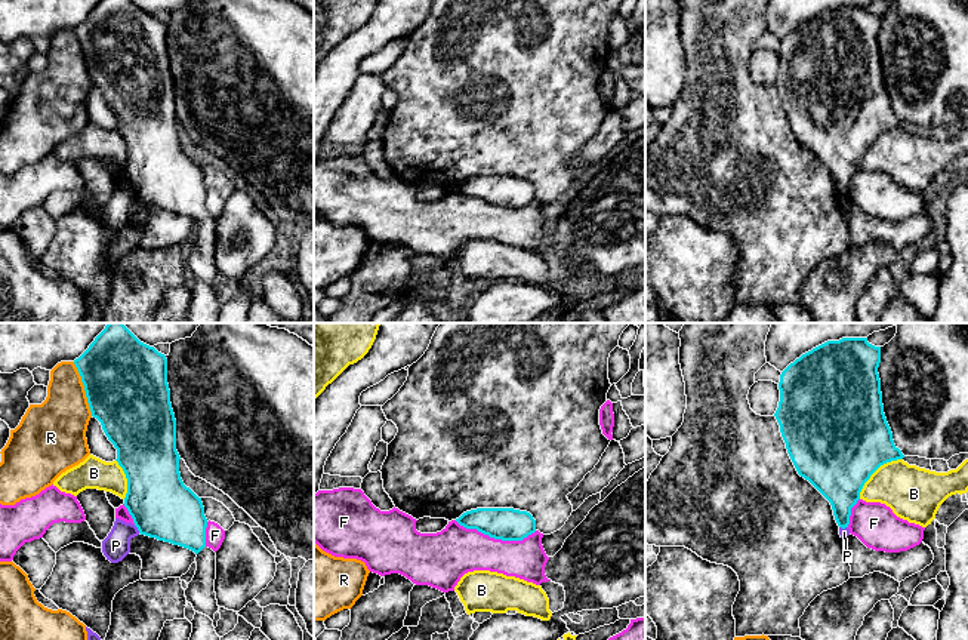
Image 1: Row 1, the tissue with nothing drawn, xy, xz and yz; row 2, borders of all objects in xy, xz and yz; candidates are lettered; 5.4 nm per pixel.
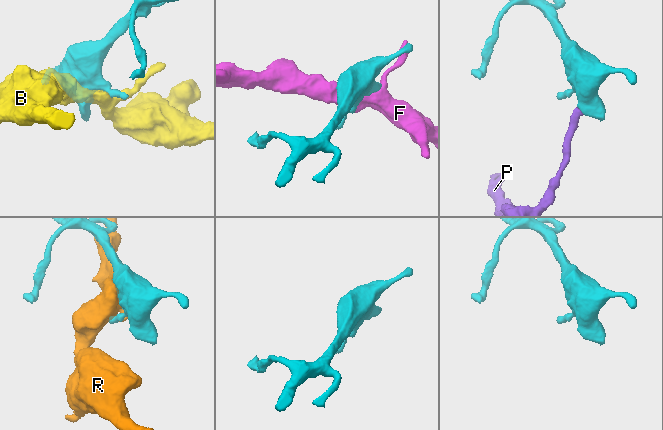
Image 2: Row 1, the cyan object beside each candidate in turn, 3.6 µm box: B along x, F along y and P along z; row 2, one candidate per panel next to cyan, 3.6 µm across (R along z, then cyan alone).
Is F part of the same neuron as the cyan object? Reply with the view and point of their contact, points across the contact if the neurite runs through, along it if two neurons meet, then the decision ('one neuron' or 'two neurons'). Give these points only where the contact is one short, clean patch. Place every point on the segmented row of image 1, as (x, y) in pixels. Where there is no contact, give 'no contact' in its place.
xz (496, 538) | two neurons

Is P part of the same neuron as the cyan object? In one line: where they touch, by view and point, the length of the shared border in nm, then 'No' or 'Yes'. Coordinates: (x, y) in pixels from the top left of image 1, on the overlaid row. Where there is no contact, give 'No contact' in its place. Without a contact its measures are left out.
Touches cyan at xy (138, 529). Shared border 60 nm. No

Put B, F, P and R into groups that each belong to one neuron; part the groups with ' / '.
B / F / P / R

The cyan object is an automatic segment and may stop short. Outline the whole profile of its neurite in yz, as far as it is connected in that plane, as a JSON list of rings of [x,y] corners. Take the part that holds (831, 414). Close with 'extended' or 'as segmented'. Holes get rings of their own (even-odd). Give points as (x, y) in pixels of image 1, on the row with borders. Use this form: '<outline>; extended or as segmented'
[[[842,338],[827,341],[802,354],[780,375],[780,401],[774,413],[787,453],[801,477],[808,480],[832,505],[839,527],[850,524],[851,508],[860,499],[860,492],[870,476],[884,464],[903,459],[904,455],[894,444],[891,428],[882,404],[878,367],[881,347],[867,342],[867,338]]]; as segmented

